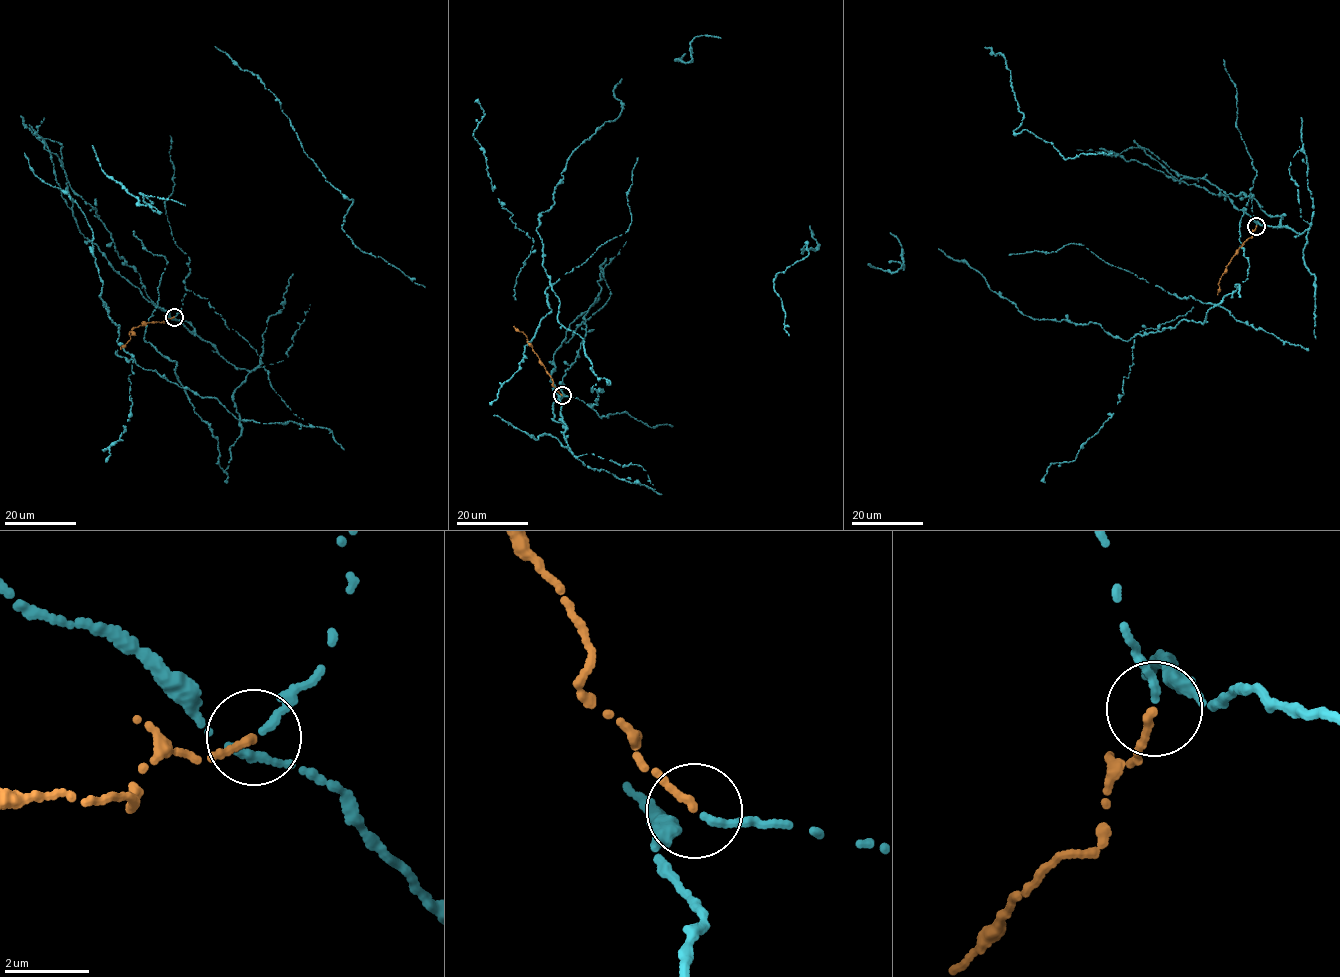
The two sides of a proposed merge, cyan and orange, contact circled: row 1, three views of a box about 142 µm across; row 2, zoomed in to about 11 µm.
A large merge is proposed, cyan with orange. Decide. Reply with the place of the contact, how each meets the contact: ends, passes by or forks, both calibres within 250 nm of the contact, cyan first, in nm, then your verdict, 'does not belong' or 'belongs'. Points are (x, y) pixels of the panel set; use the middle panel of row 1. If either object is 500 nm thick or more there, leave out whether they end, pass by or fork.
place (562, 395); cyan passes by; orange ends; calibres 130 and 190 nm; belongs

